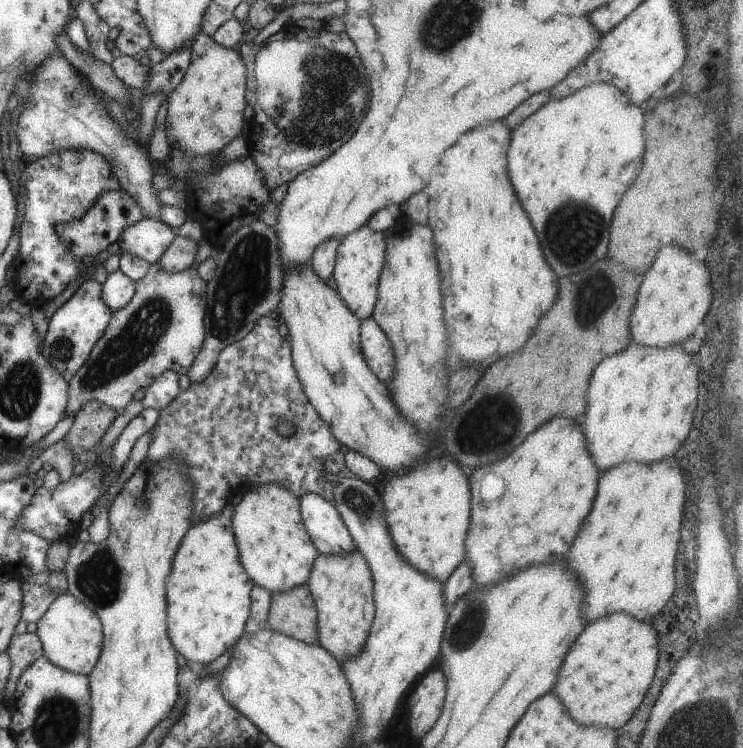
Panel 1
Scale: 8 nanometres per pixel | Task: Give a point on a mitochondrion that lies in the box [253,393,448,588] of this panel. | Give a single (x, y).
(357, 501)

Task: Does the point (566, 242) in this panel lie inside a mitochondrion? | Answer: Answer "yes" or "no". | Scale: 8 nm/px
yes

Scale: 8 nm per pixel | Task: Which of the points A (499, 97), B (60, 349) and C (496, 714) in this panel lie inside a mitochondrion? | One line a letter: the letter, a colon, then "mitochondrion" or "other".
A: other
B: mitochondrion
C: other

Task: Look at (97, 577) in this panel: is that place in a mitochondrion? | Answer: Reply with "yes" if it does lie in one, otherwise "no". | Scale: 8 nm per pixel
yes

